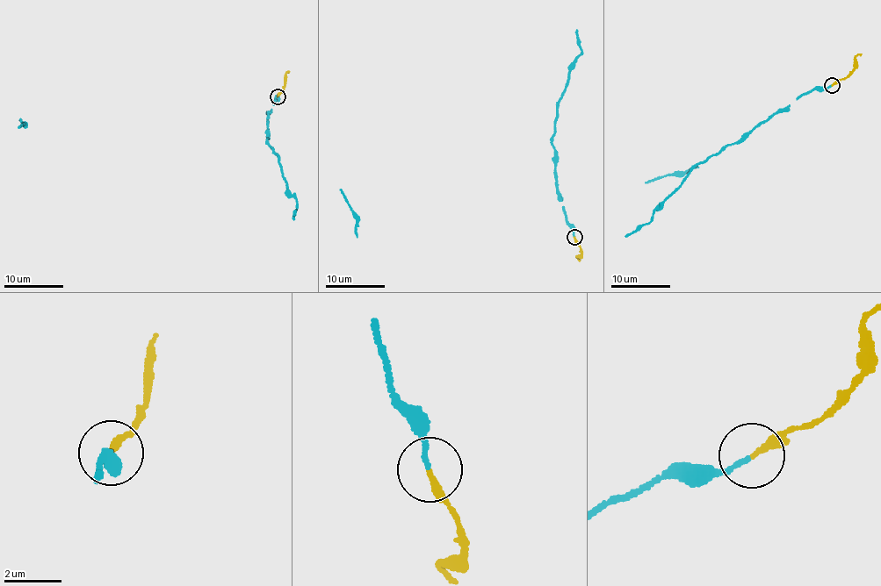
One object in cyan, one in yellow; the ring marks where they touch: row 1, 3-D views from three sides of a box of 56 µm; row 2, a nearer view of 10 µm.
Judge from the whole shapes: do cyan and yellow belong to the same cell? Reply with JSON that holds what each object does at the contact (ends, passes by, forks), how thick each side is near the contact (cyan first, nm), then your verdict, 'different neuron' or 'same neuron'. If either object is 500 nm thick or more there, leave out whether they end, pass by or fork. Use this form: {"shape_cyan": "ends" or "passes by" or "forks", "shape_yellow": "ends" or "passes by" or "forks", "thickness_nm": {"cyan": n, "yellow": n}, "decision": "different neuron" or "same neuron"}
{"shape_cyan": "ends", "shape_yellow": "ends", "thickness_nm": {"cyan": 150, "yellow": 240}, "decision": "different neuron"}

